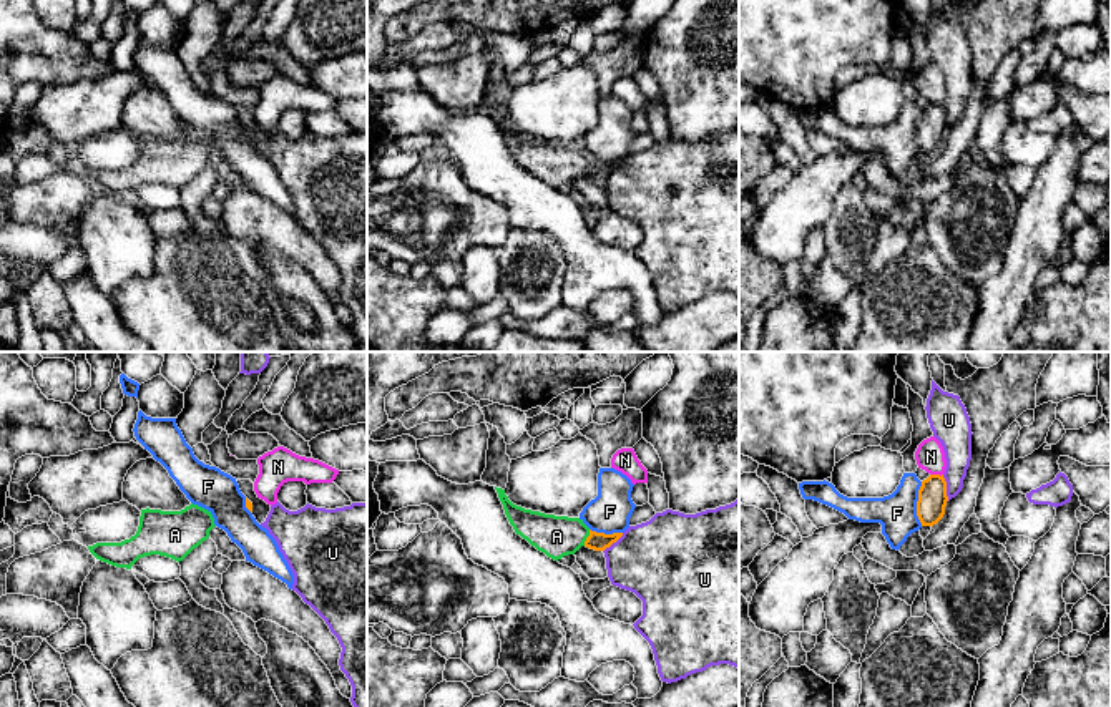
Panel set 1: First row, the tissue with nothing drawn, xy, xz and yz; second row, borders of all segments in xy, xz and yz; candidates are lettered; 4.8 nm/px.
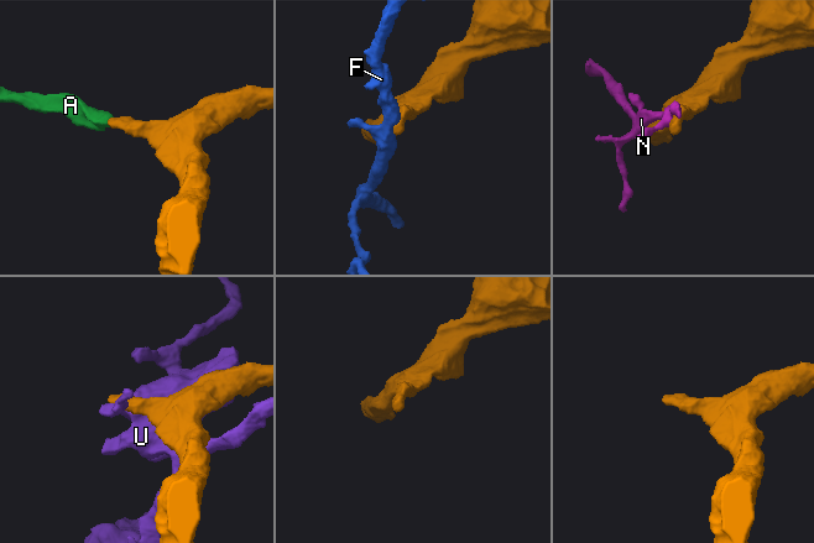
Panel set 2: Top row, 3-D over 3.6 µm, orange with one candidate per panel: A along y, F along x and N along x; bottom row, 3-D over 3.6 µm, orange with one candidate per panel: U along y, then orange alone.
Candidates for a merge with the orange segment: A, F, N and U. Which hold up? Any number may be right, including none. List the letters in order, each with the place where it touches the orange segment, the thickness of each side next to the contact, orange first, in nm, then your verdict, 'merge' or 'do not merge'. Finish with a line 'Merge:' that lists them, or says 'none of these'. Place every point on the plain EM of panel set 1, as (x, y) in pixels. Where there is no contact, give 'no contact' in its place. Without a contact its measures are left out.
A: contact xz (587, 166); calibres 90 and 200 nm; merge
F: contact yz (917, 131); calibres 140 and 190 nm; do not merge
N: contact yz (937, 103); calibres 140 and 140 nm; do not merge
U: contact yz (945, 117); calibres 140 and 150 nm; do not merge
Merge: A

